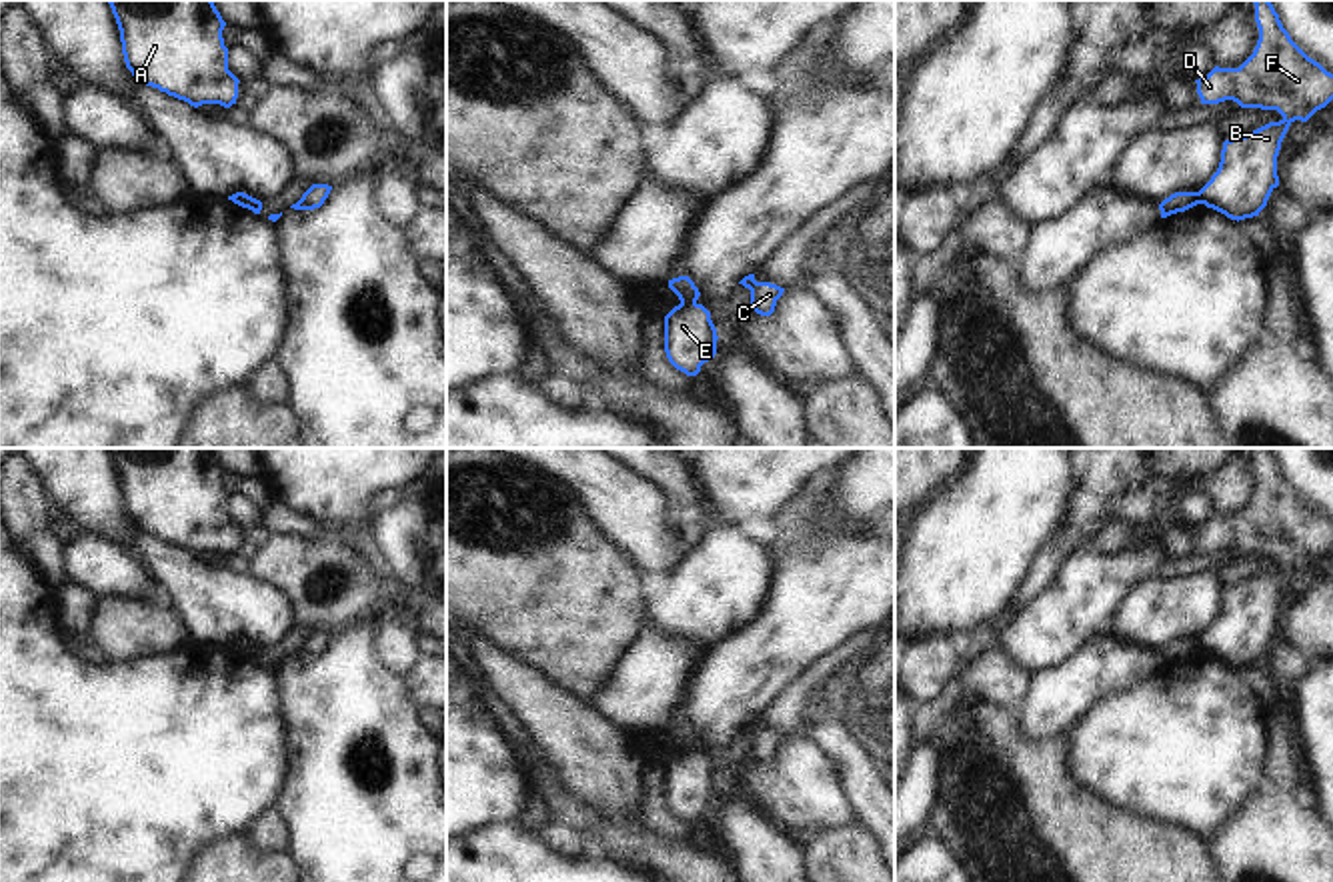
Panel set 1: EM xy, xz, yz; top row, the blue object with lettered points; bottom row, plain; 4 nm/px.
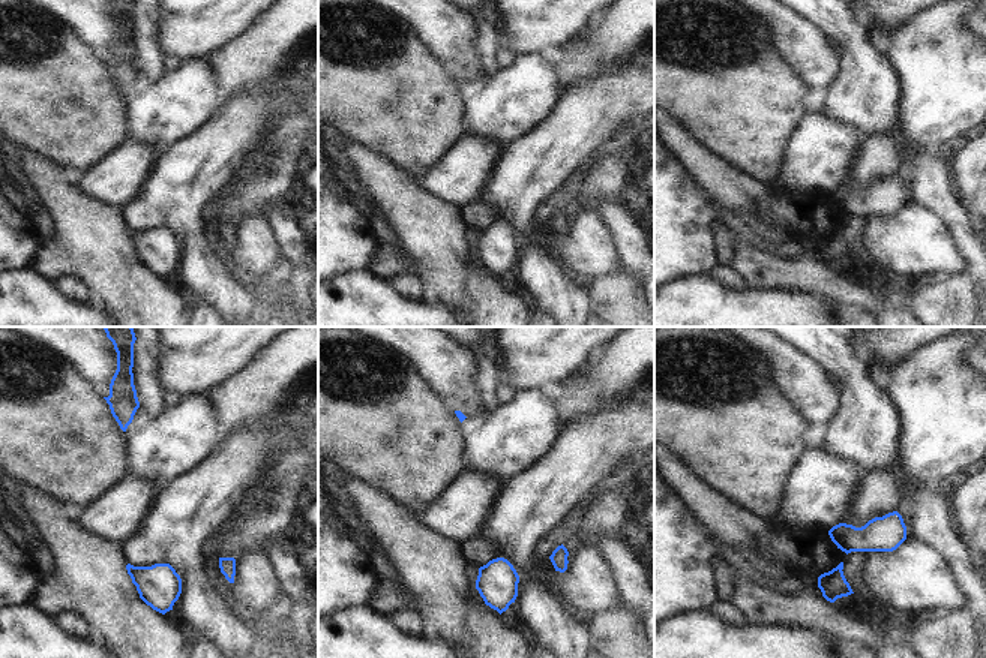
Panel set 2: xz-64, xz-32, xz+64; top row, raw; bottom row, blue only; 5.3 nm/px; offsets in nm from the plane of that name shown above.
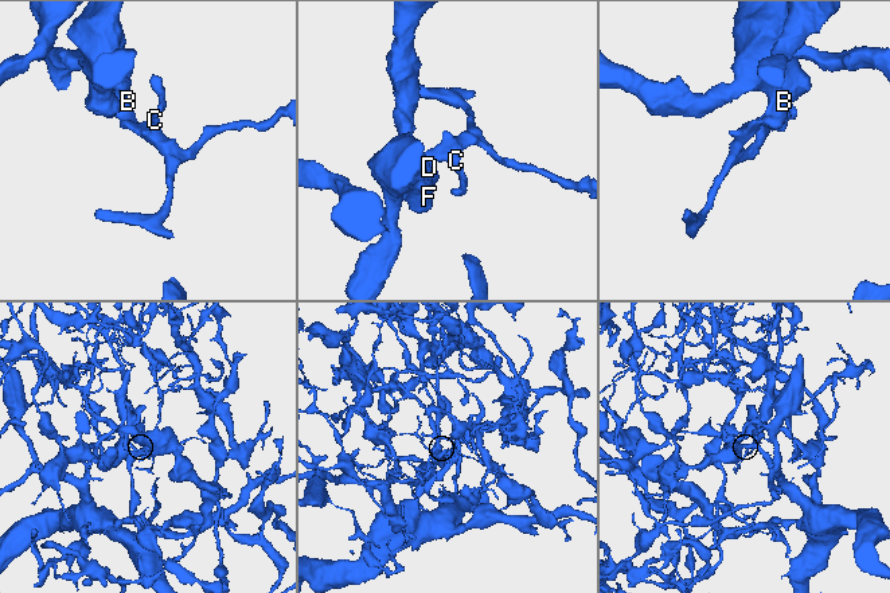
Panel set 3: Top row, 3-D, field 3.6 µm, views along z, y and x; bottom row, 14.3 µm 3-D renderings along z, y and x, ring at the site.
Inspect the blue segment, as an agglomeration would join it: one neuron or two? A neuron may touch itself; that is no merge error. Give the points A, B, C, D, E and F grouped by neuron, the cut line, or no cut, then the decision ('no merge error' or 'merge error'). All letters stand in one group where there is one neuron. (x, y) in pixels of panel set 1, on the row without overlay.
A B D E F / C | xz (695, 748), (681, 752) | merge error

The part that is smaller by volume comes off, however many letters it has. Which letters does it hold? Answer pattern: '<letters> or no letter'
C

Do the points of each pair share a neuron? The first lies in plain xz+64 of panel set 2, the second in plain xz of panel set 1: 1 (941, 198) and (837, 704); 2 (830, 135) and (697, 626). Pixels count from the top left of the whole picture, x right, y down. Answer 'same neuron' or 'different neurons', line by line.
1: different neurons
2: different neurons

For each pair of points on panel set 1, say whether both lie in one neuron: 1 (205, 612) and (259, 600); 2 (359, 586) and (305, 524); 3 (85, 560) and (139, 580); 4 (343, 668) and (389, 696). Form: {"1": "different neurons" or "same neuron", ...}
{"1": "same neuron", "2": "different neurons", "3": "same neuron", "4": "same neuron"}

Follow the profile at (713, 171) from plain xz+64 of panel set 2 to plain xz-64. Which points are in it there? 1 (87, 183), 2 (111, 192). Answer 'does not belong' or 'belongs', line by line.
1: does not belong
2: does not belong

